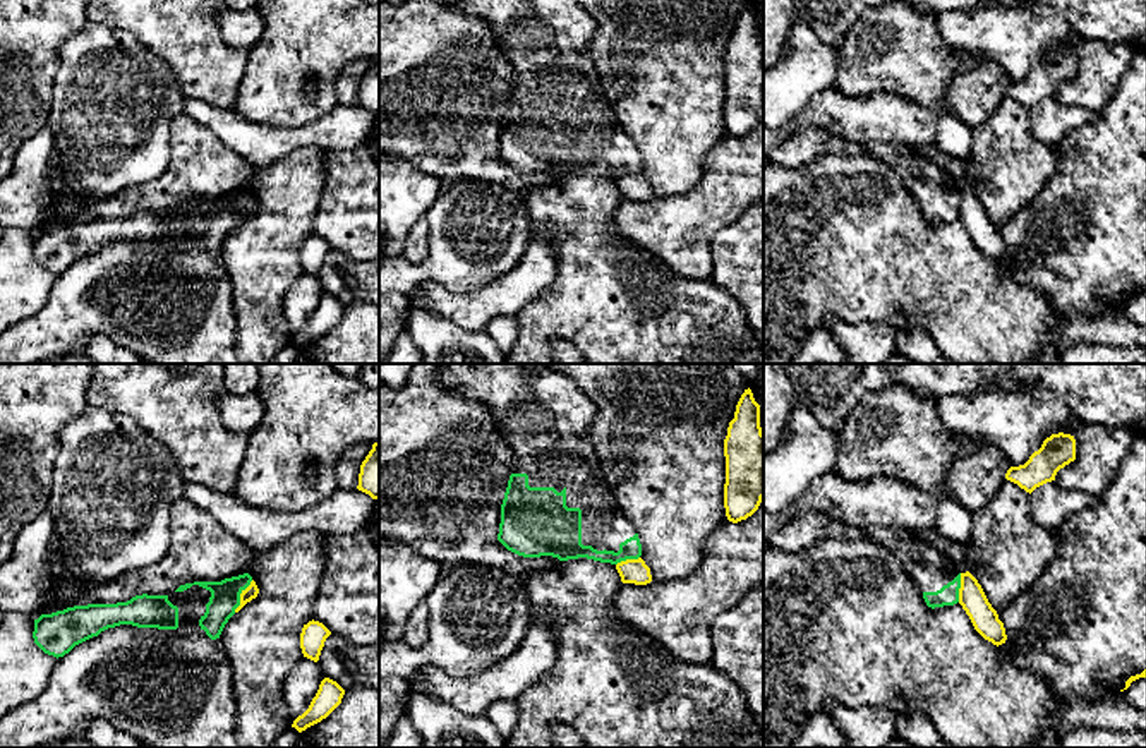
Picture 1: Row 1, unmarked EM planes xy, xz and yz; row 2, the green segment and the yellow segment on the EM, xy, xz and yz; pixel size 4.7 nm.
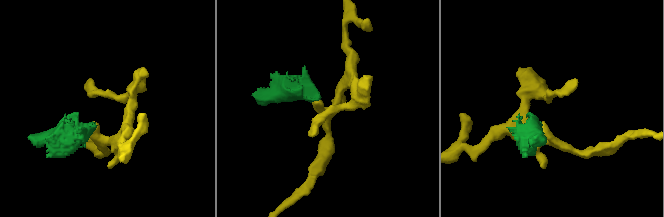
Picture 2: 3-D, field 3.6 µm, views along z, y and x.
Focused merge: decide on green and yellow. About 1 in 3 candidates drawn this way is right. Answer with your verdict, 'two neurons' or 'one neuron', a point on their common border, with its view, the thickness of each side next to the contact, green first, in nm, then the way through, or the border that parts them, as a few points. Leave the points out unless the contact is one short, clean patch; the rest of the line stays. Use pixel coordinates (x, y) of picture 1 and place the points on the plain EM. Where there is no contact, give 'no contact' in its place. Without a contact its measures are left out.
two neurons; meets green in xy at (239, 211); 140 nm thick on the green side, 70 nm on the other; border along xy (253, 196), (241, 210), (241, 220), (234, 227)

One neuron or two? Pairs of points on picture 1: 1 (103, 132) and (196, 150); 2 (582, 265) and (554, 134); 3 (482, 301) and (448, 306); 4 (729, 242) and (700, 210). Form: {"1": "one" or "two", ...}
{"1": "two", "2": "two", "3": "one", "4": "two"}

